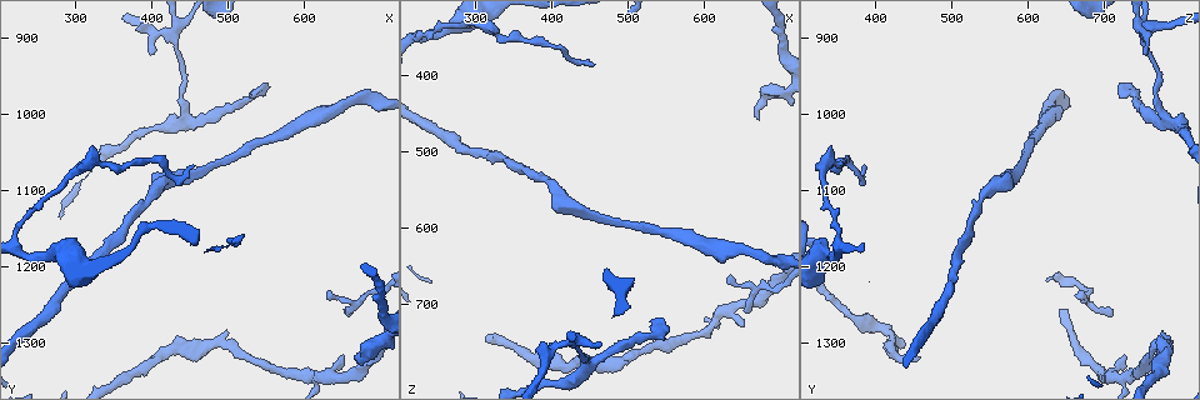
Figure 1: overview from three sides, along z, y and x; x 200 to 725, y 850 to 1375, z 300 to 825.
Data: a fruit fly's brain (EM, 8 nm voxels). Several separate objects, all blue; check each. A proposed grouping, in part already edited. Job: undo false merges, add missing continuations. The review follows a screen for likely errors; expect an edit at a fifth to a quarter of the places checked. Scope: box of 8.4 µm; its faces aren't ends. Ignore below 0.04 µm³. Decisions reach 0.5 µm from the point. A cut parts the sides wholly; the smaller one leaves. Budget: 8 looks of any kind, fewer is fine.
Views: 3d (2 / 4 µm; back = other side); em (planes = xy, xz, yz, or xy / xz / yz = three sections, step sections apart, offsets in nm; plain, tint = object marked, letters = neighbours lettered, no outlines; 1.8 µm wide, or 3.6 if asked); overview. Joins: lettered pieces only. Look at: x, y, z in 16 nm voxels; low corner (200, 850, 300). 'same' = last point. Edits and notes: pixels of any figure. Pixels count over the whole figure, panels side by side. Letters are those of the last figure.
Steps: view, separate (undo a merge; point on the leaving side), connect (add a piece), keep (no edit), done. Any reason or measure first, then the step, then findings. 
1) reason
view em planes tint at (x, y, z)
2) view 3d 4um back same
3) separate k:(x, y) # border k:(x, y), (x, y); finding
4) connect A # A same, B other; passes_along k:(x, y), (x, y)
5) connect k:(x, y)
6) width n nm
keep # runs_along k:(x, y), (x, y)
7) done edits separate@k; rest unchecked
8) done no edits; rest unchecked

looks like a crossing
view em planes letters at (425, 900, 755)

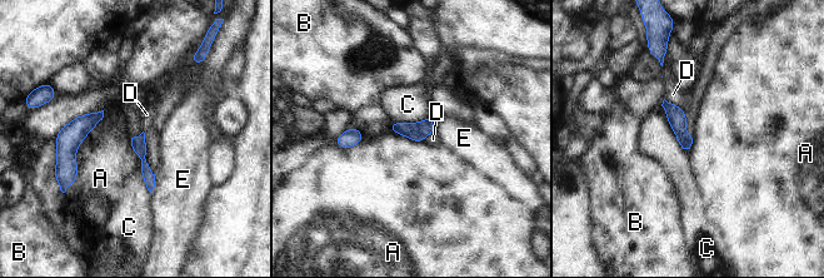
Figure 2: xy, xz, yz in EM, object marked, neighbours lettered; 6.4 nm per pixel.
separate 2:(677, 118) # A other, B other, C other, D other, E other; part_leaving 2:(100, 114), (69, 142), (71, 182); two cells meet here

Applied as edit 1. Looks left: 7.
an open end
view em yz step 16 letters at (645, 1315, 725)

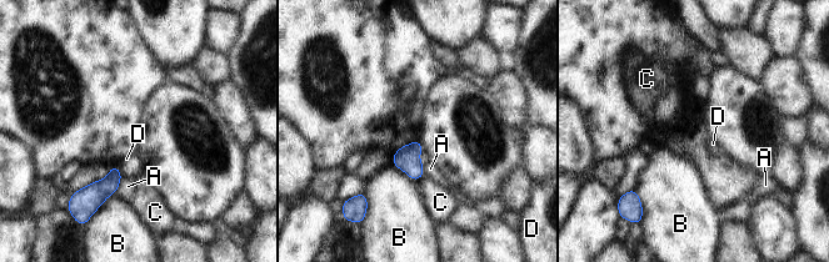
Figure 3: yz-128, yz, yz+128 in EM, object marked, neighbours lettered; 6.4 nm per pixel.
width 120 nm
keep # A other, B other, C other, D other; none of them fits

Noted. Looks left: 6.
branch stops here
view 3d 4um at (670, 1315, 460)

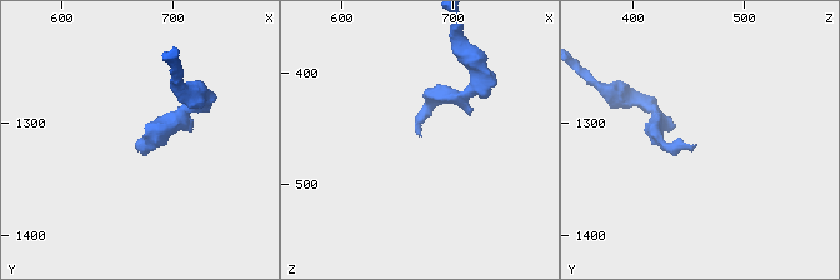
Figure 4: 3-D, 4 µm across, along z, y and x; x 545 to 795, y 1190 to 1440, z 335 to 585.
view em planes letters at (672, 1320, 458)

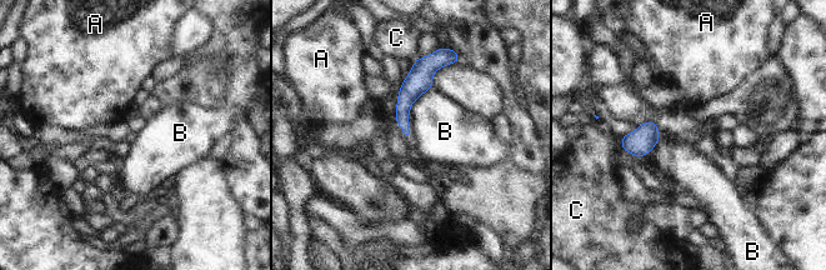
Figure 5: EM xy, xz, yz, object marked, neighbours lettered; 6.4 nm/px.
longest_contact B 240 nm
keep # A other, B other, C other; border 5:(432, 88), (411, 105), (409, 115); no lettered piece goes on from it

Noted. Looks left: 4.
done edits separate@2; rest unchecked

